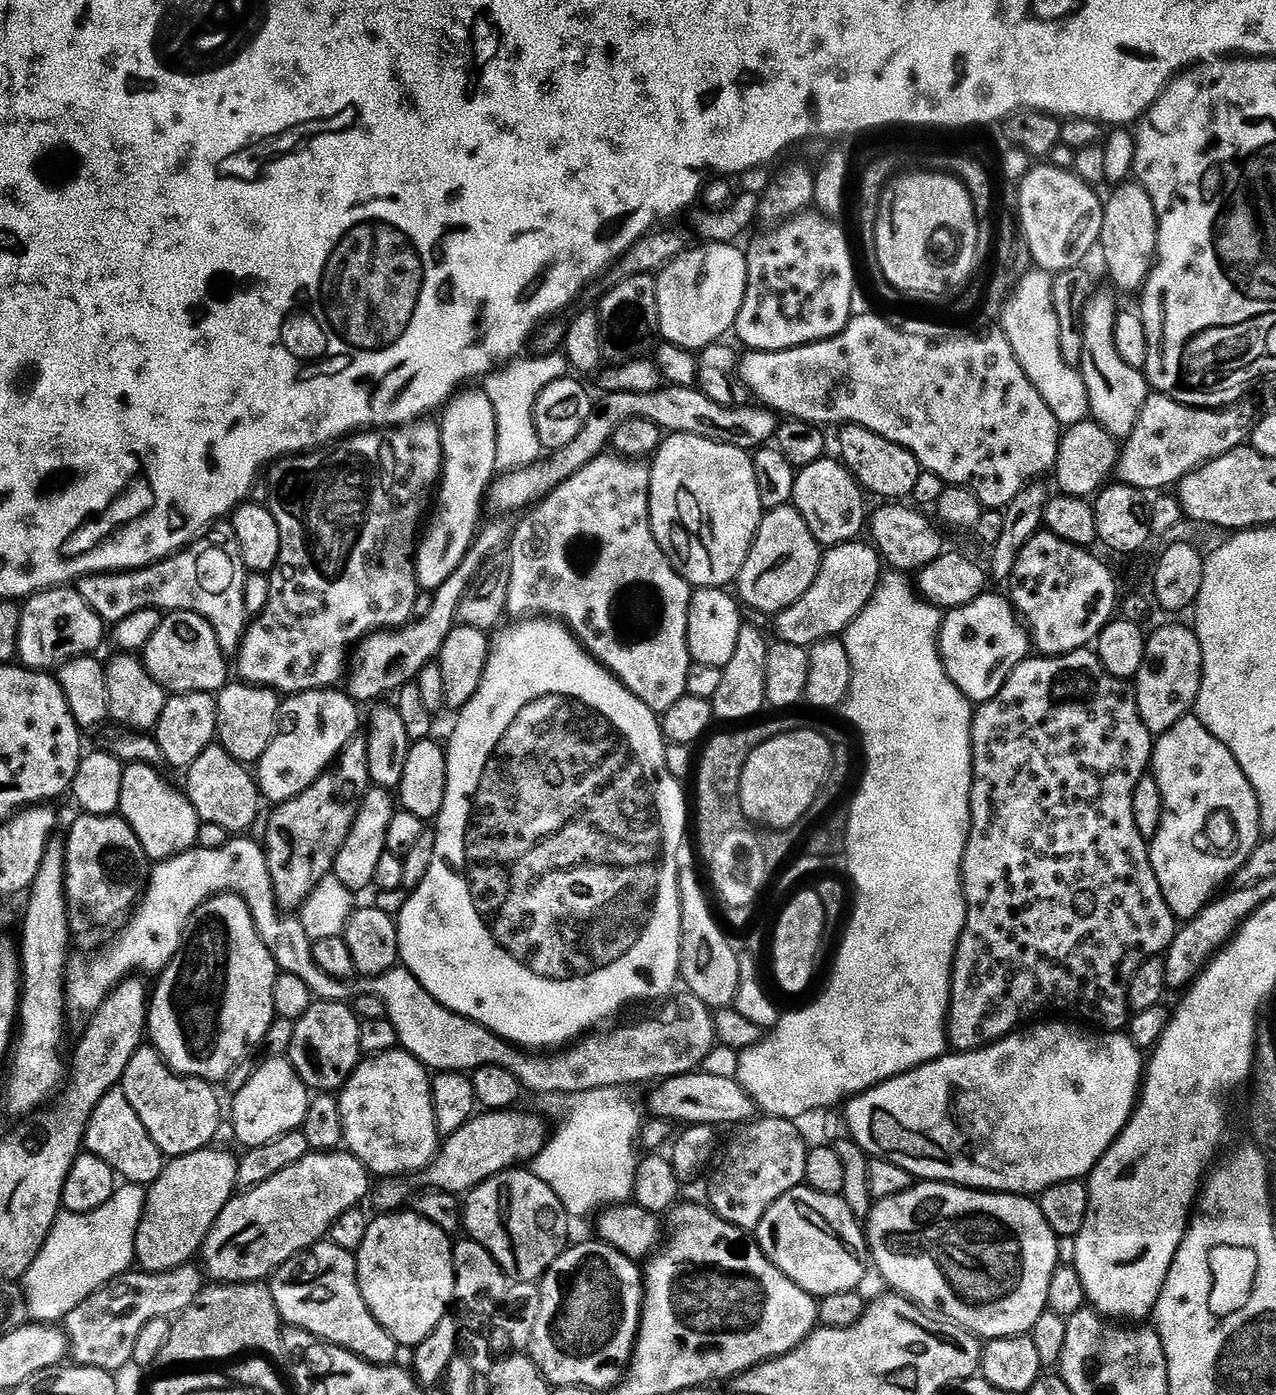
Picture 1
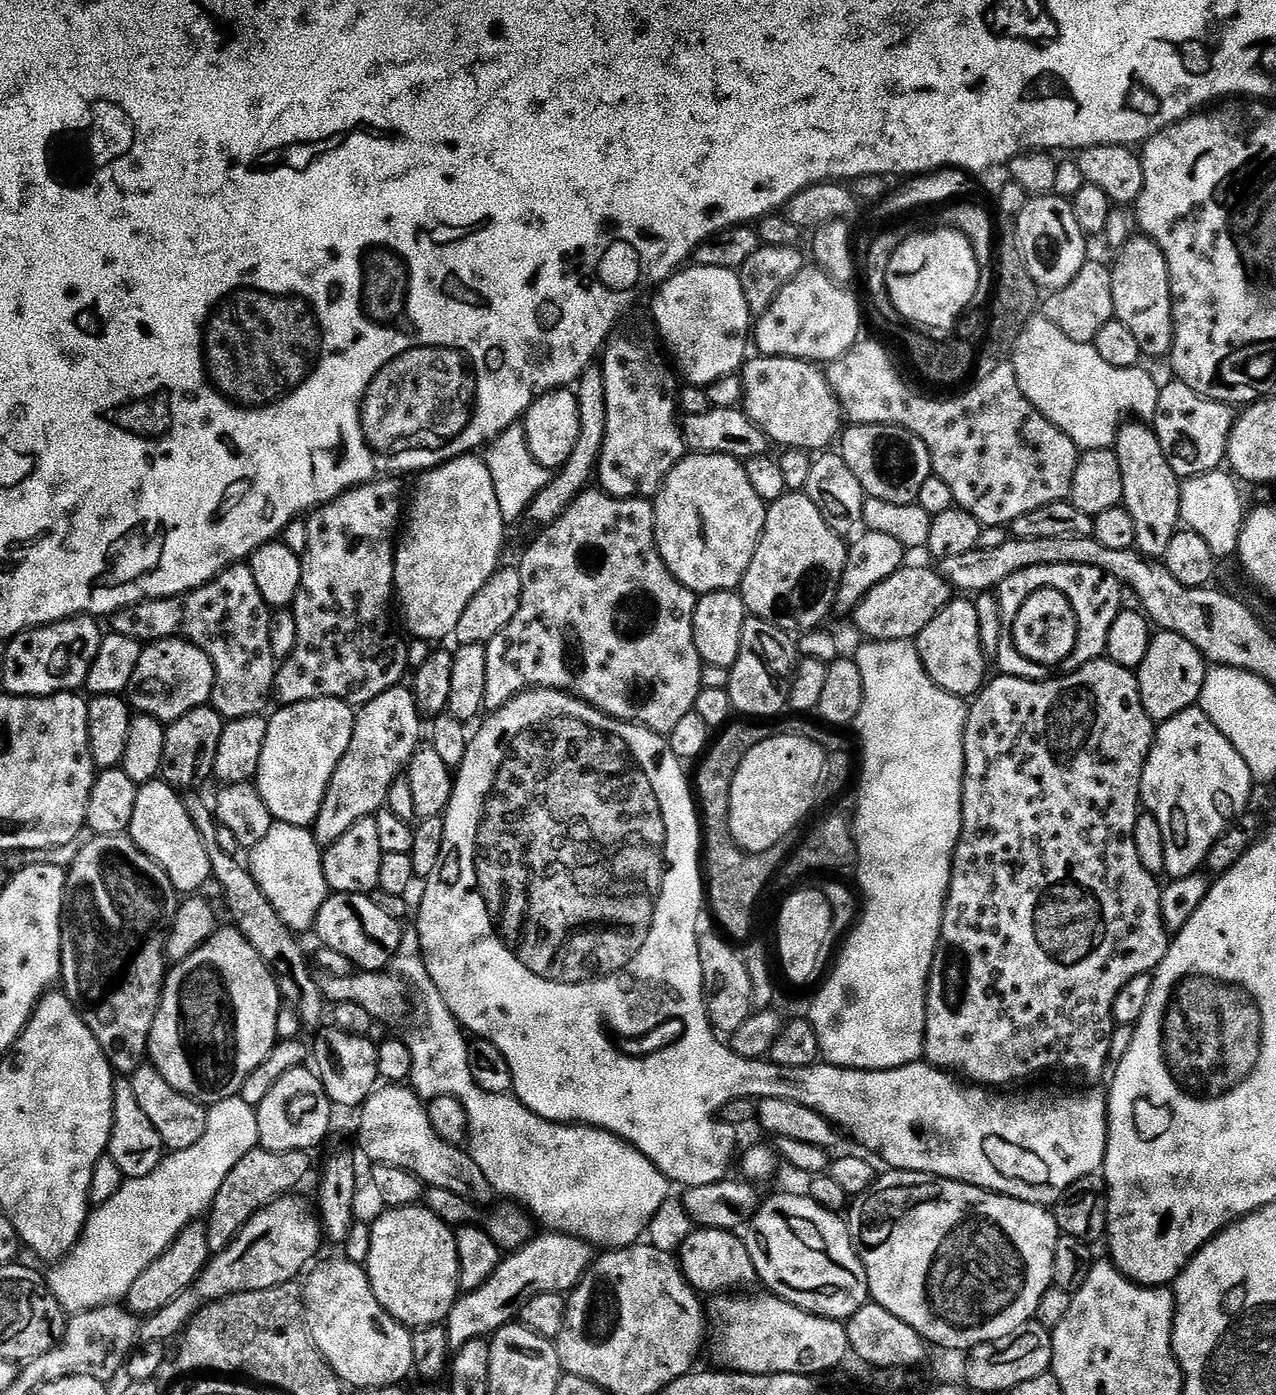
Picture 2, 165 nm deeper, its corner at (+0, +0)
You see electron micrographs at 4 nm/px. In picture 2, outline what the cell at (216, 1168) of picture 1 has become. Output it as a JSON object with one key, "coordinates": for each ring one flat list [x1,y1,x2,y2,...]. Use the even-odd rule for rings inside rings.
{"coordinates":[[193,1222,182,1229,166,1252,163,1252,150,1266,146,1266,142,1274,138,1274,138,1282,134,1282,134,1286,130,1286,128,1291,126,1308,140,1318,147,1318,153,1312,162,1310,162,1306,174,1302,178,1294,187,1292,191,1288,209,1259,207,1227,203,1223]]}

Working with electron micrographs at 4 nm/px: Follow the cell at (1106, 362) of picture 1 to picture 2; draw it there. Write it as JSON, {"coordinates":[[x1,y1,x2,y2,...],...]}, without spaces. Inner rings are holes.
{"coordinates":[[1121,423,1116,430,1114,451,1120,471,1120,489,1124,495,1122,506,1130,518,1134,518,1135,551,1145,558,1160,558,1182,520,1182,480,1174,474,1174,470,1170,470,1155,431,1142,424,1145,423]]}

